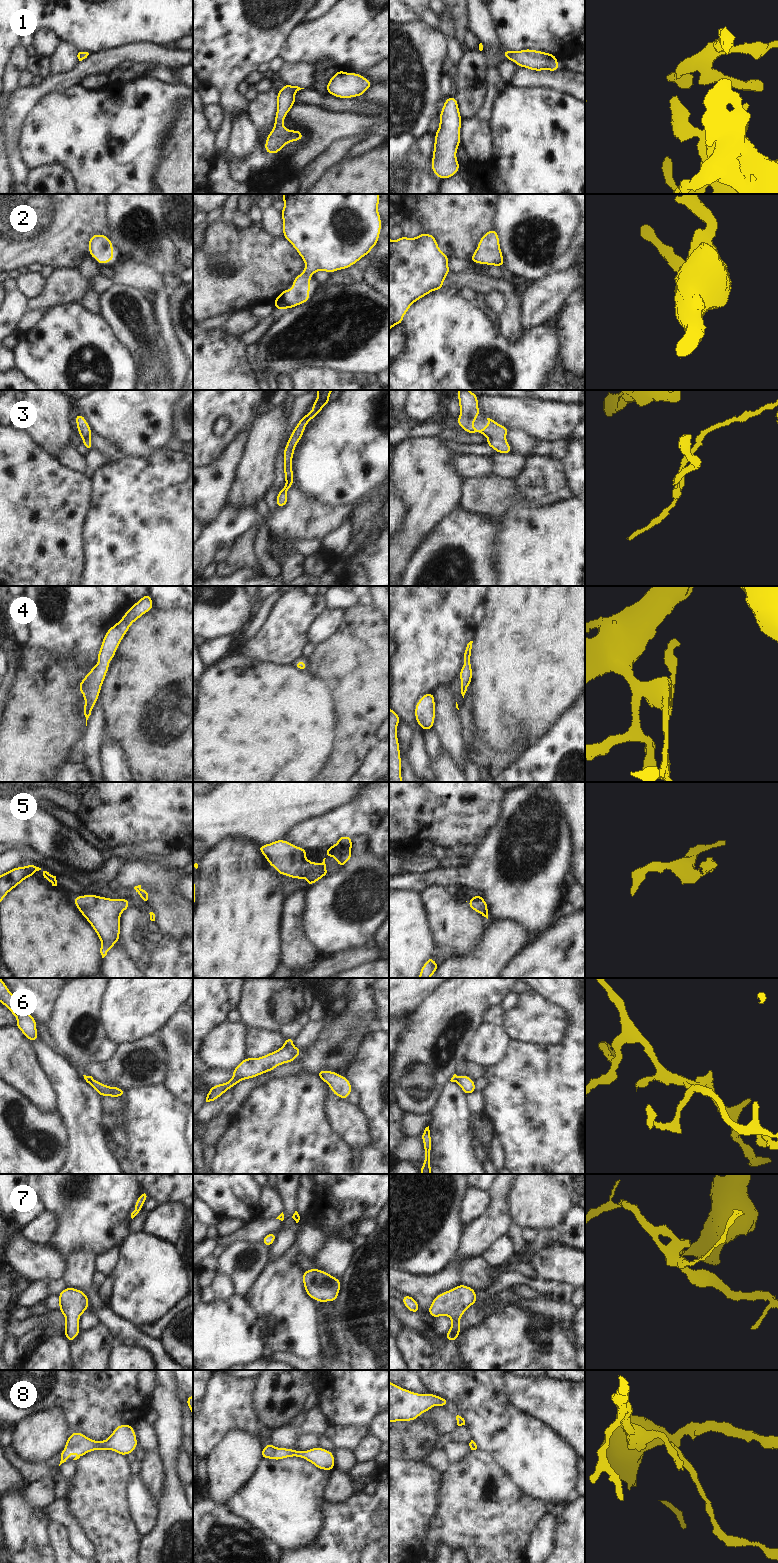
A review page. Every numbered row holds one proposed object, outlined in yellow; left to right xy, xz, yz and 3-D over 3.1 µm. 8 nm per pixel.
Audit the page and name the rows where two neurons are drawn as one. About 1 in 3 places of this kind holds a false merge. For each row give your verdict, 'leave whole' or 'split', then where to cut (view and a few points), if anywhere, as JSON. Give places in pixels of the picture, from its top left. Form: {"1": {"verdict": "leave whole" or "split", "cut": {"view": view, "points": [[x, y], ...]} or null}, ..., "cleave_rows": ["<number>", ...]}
{"1": {"verdict": "leave whole", "cut": null}, "2": {"verdict": "leave whole", "cut": null}, "3": {"verdict": "leave whole", "cut": null}, "4": {"verdict": "leave whole", "cut": null}, "5": {"verdict": "split", "cut": {"view": "yz", "points": [[481, 897], [469, 901]]}}, "6": {"verdict": "split", "cut": {"view": "xz", "points": [[284, 1045], [292, 1046]]}}, "7": {"verdict": "leave whole", "cut": null}, "8": {"verdict": "leave whole", "cut": null}, "cleave_rows": ["5", "6"]}

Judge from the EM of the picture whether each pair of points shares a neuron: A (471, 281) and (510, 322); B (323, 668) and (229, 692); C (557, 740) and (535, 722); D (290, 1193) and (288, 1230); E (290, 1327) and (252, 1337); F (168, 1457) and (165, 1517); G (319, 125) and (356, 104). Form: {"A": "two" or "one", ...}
{"A": "one", "B": "two", "C": "two", "D": "one", "E": "two", "F": "one", "G": "two"}

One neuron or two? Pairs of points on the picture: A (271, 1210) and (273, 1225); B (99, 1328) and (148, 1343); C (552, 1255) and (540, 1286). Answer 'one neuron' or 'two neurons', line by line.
A: two neurons
B: two neurons
C: two neurons

